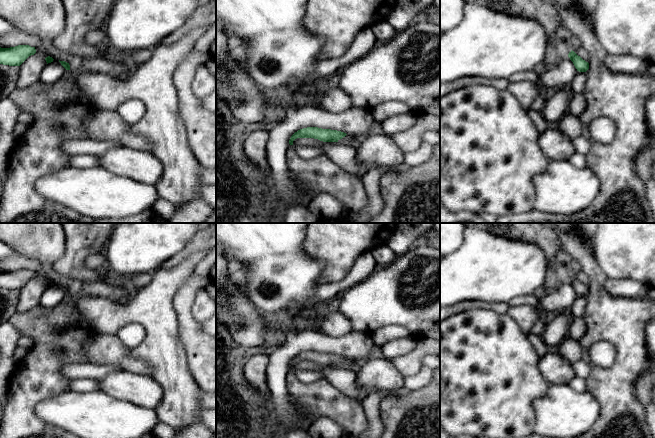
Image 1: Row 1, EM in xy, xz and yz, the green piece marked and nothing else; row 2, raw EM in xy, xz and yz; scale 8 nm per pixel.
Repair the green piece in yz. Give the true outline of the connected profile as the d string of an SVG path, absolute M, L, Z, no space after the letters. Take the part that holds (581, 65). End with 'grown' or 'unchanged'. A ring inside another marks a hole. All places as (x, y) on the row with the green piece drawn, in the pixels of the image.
M570 51L568 57L573 62L575 68L579 72L586 72L589 69L589 63L583 60L580 56L578 56L574 51Z | unchanged

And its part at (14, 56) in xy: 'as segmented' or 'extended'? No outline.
as segmented

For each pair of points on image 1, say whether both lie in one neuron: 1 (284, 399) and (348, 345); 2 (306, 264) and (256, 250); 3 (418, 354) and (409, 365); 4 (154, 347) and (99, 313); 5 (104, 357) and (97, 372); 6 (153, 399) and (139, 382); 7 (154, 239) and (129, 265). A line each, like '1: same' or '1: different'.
1: same
2: same
3: same
4: same
5: different
6: same
7: same

